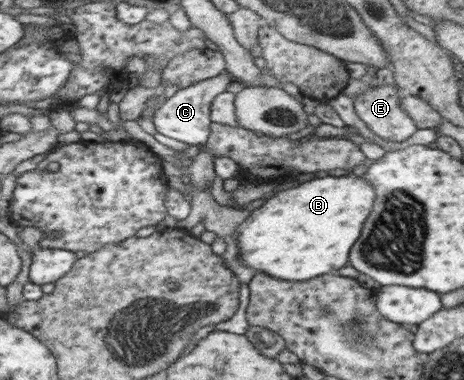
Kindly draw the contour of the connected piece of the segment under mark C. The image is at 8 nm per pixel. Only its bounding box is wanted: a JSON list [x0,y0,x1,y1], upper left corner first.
[151,70,234,146]

